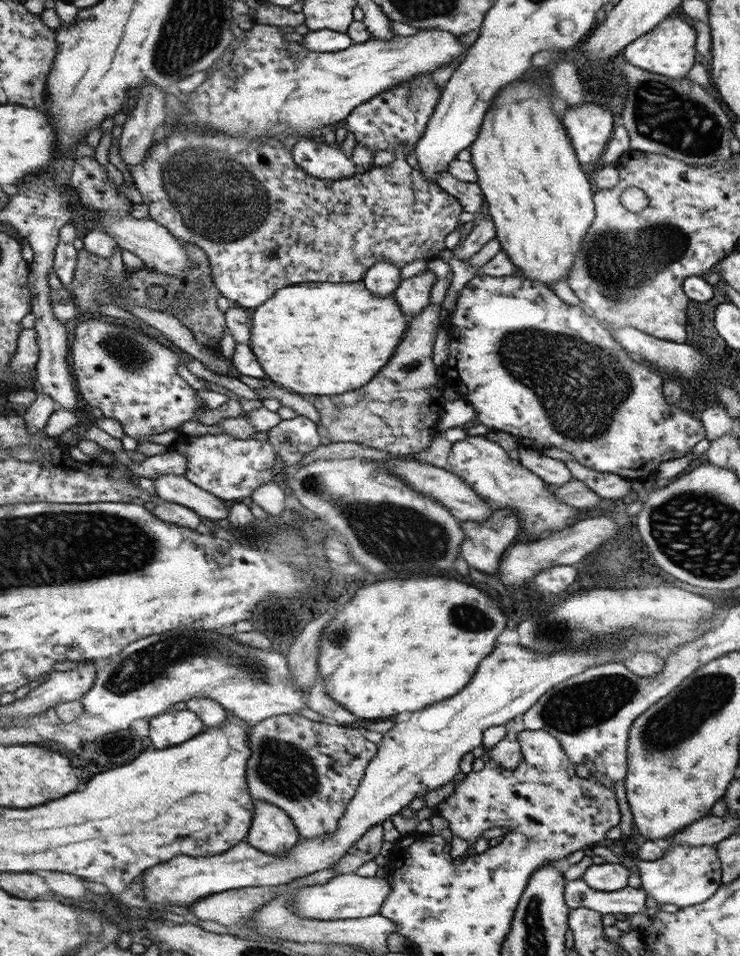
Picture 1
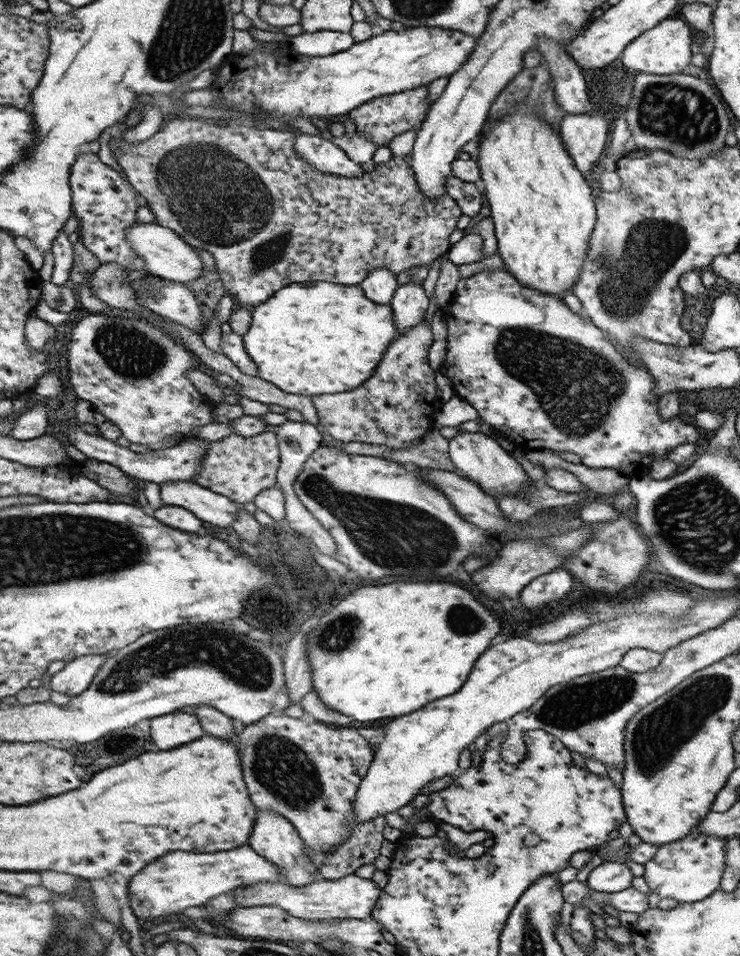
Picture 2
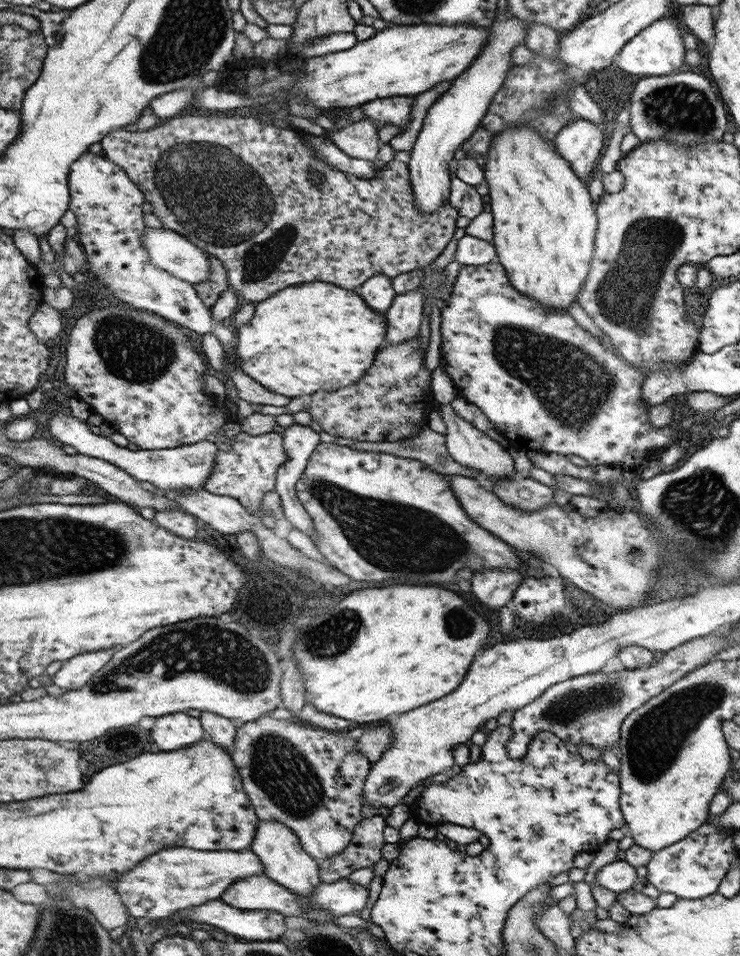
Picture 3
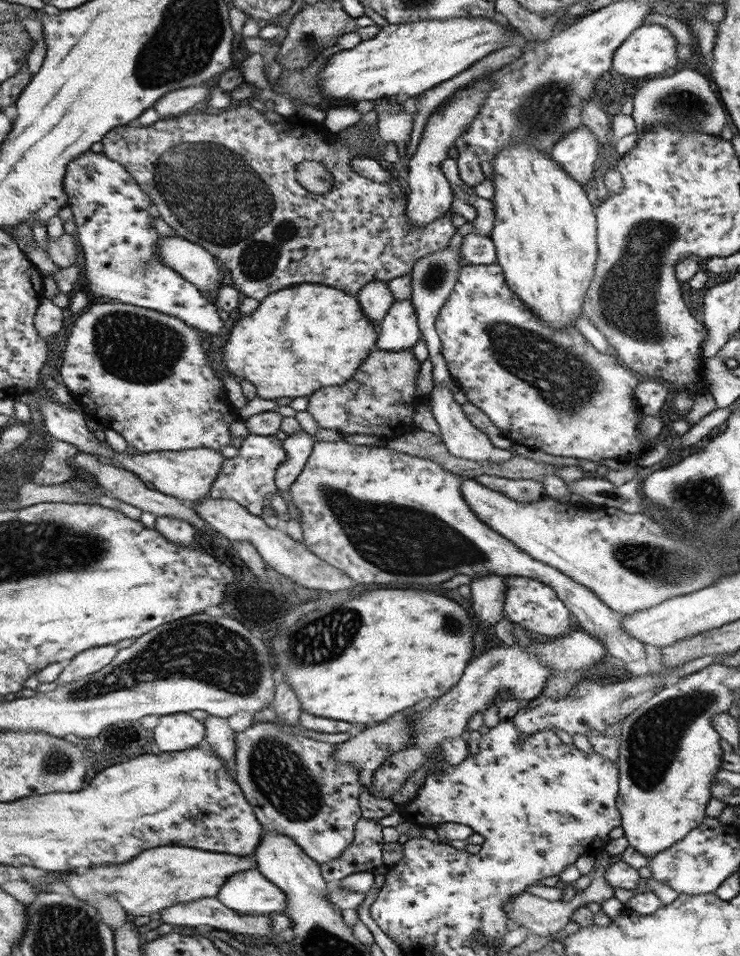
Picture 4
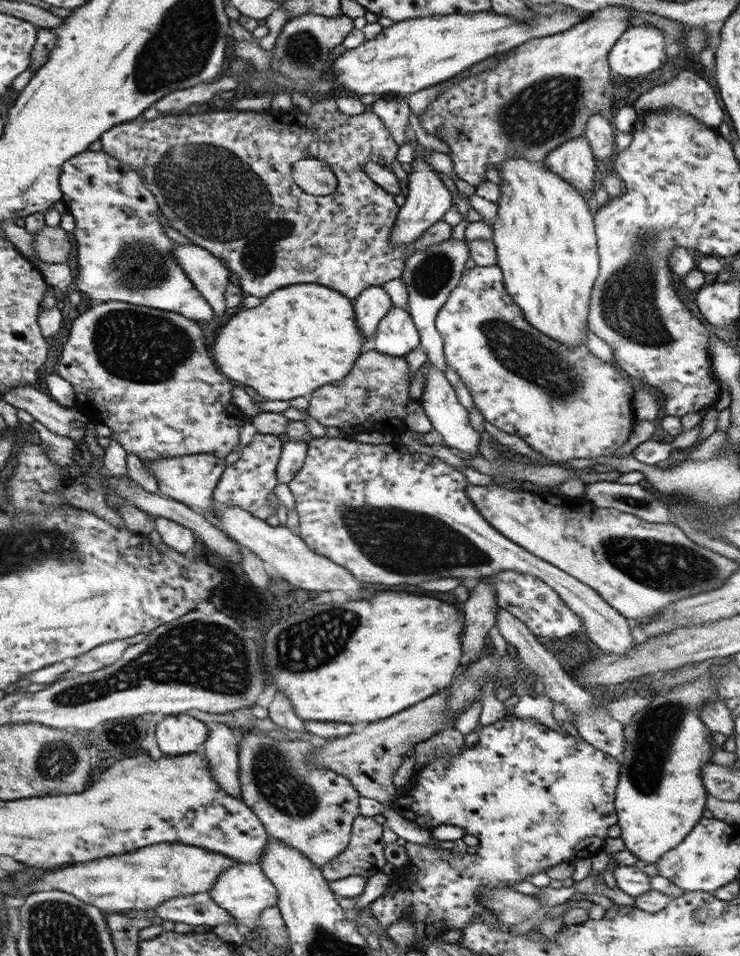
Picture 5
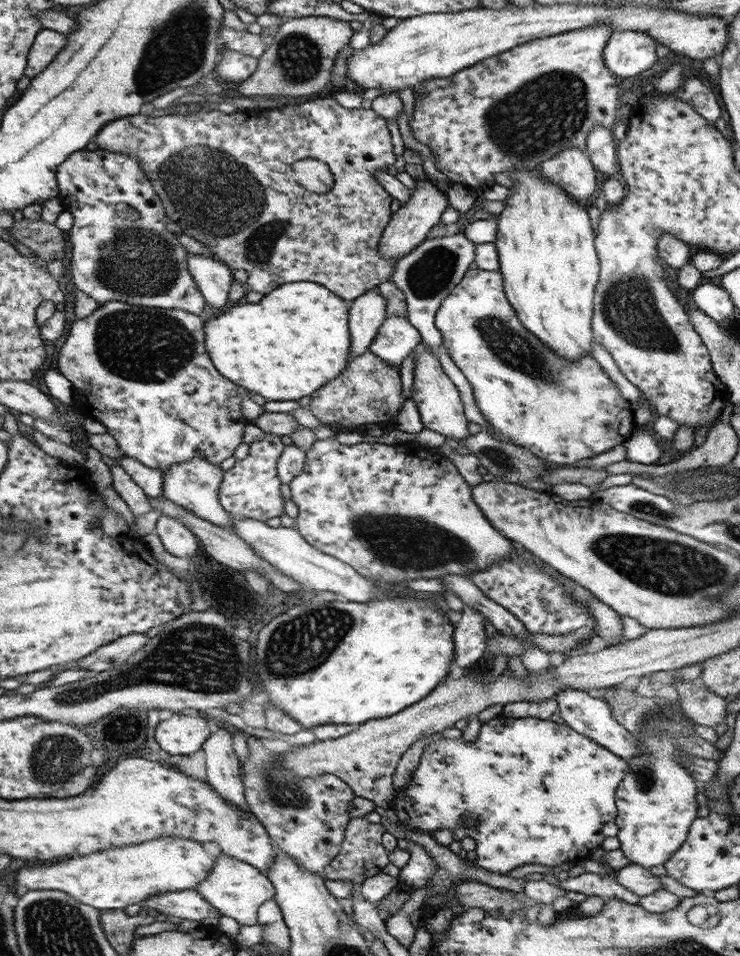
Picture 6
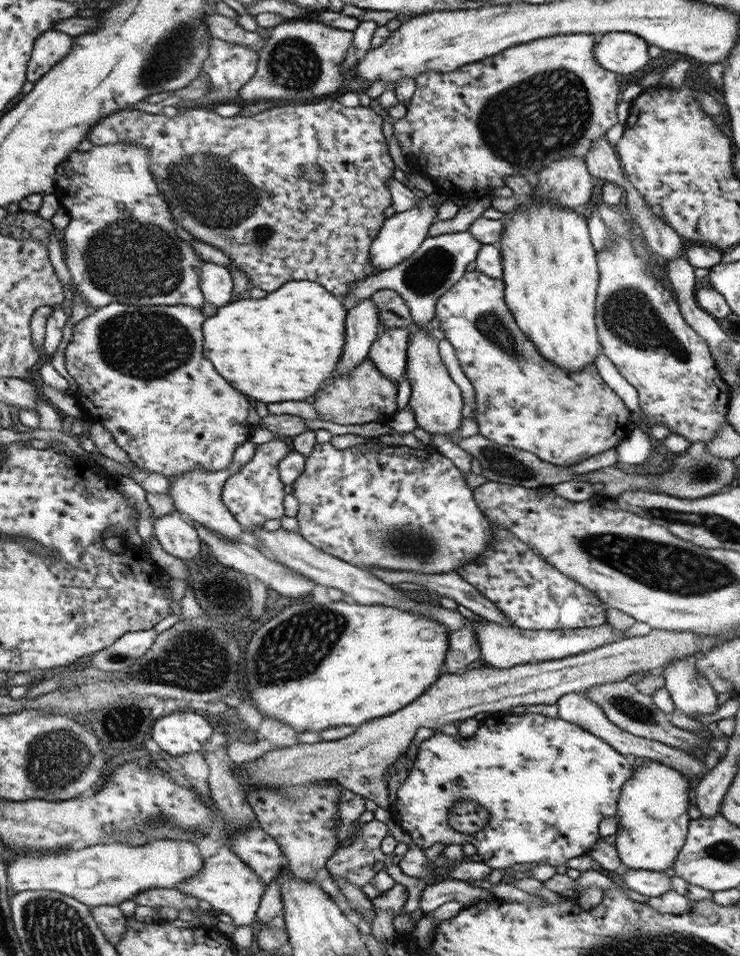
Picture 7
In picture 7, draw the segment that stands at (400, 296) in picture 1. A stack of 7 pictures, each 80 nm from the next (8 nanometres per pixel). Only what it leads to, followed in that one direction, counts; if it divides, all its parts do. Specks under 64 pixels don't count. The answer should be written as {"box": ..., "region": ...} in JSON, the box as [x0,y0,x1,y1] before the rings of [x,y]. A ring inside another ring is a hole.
{"box":[369,327,411,384],"region":[[[392,327],[380,331],[379,337],[373,342],[369,359],[390,380],[396,384],[402,381],[404,370],[407,370],[406,348],[411,342],[410,328]]]}

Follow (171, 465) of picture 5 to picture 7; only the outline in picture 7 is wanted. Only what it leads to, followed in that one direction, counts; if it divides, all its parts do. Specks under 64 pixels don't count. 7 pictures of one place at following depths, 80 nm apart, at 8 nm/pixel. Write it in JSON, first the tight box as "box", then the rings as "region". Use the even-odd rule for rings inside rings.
{"box":[169,467,247,541],"region":[[[196,467],[193,471],[182,473],[180,476],[170,478],[171,488],[169,494],[173,498],[176,511],[186,514],[193,521],[202,523],[202,526],[225,536],[227,539],[238,541],[247,539],[244,527],[231,515],[224,506],[221,490],[230,476],[228,469],[212,472],[202,467]]]}

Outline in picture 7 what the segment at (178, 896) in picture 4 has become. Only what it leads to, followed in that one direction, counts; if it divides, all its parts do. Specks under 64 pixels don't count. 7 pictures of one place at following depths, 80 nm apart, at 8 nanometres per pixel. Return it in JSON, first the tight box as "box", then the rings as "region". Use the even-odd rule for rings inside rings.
{"box":[6,839,205,908],"region":[[[160,839],[146,842],[143,845],[129,845],[118,842],[110,844],[104,842],[94,846],[84,847],[78,851],[66,848],[70,852],[46,852],[44,856],[36,854],[26,854],[26,856],[16,856],[6,868],[10,868],[10,886],[17,893],[22,891],[54,891],[61,892],[66,896],[74,897],[82,904],[90,908],[96,906],[118,906],[124,900],[133,900],[139,892],[151,890],[151,888],[176,888],[187,878],[193,878],[201,872],[205,866],[205,858],[200,853],[196,843],[182,839]]]}

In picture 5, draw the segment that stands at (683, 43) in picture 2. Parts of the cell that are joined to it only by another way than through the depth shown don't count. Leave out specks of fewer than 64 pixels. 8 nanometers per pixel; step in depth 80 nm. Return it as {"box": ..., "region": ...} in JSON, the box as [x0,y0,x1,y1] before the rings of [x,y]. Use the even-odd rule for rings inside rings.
{"box":[609,25,666,78],"region":[[[652,25],[632,26],[609,52],[609,65],[616,75],[636,78],[666,64],[664,31]]]}

